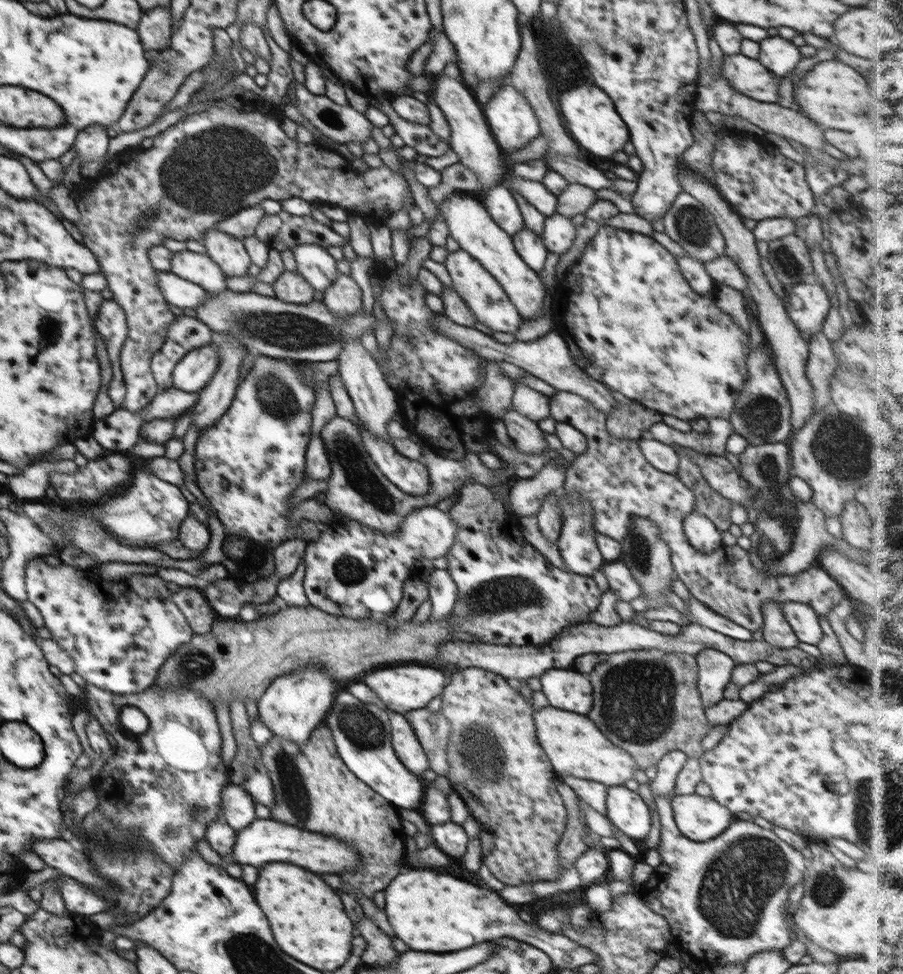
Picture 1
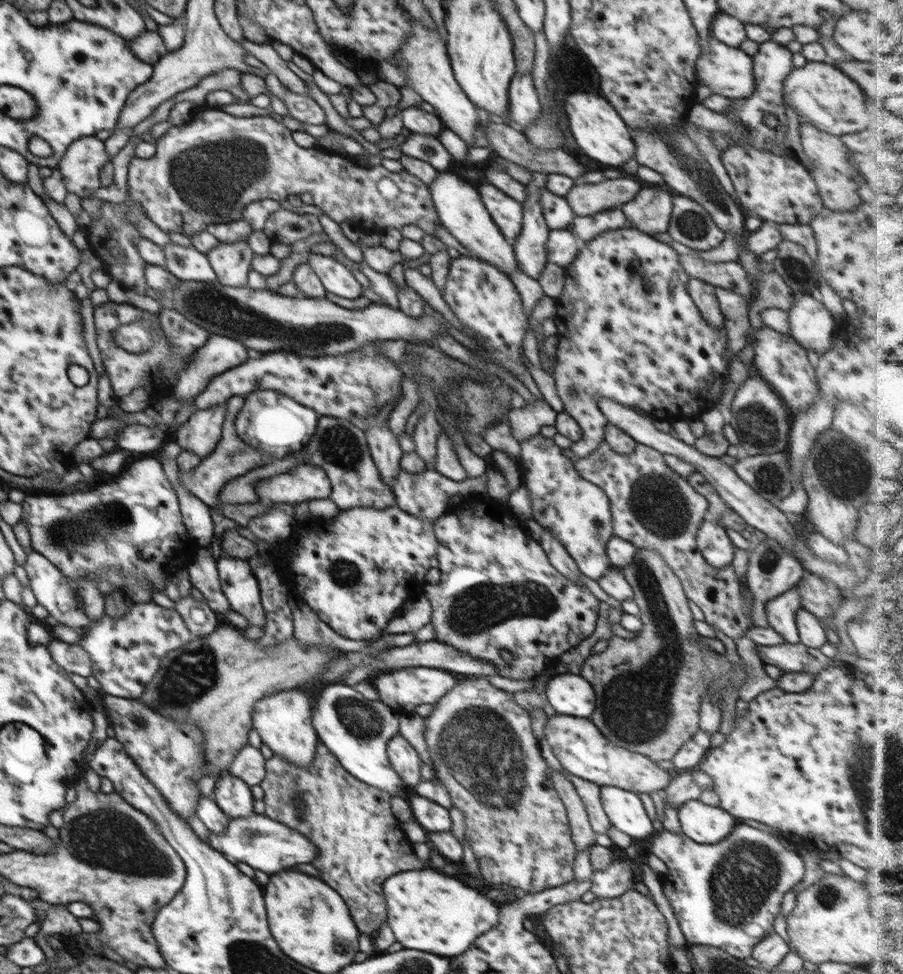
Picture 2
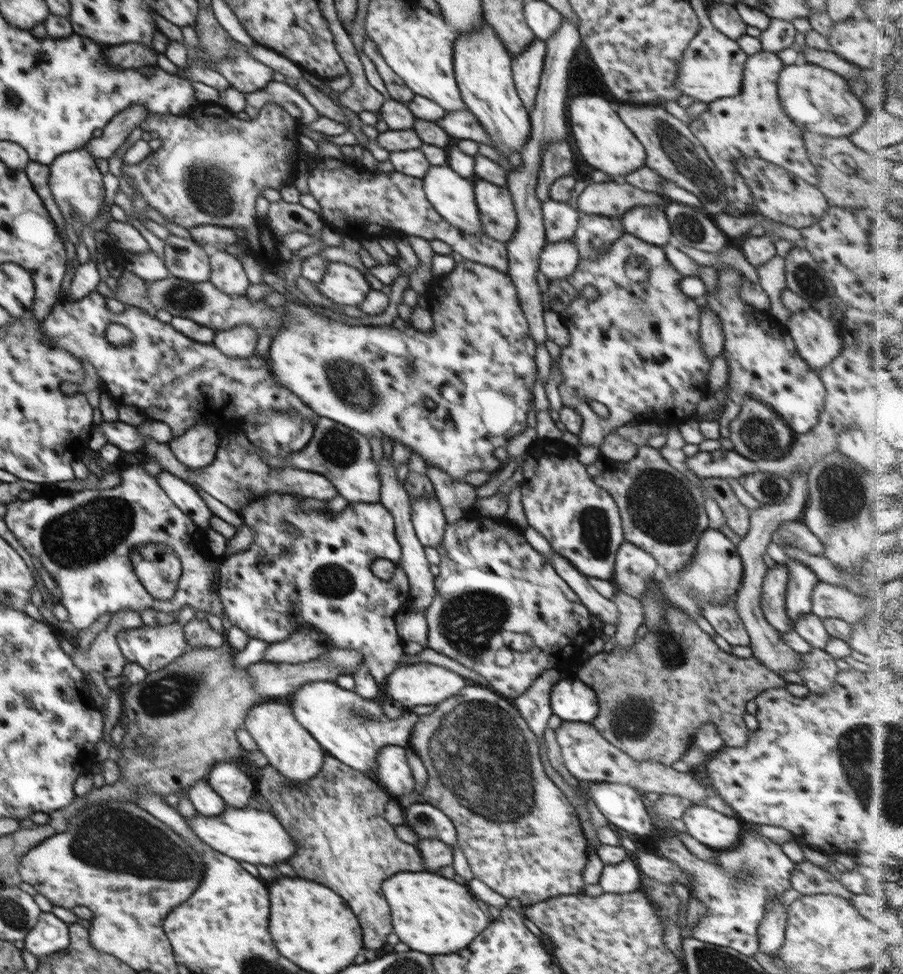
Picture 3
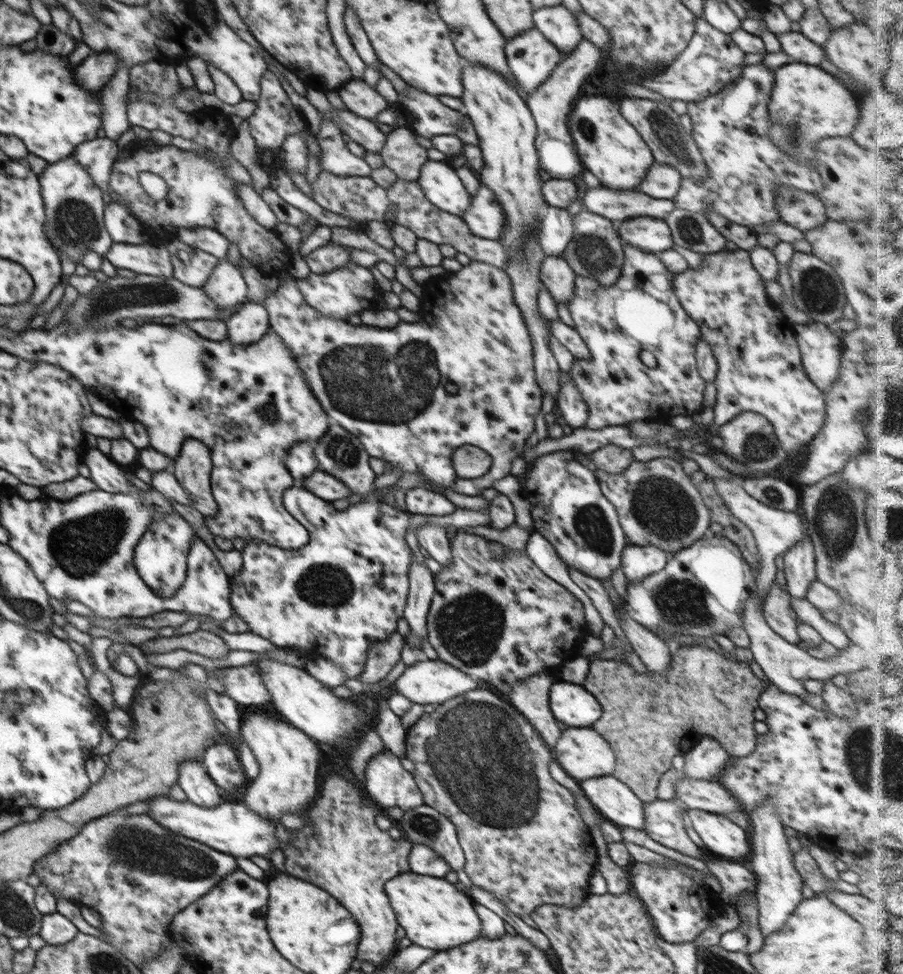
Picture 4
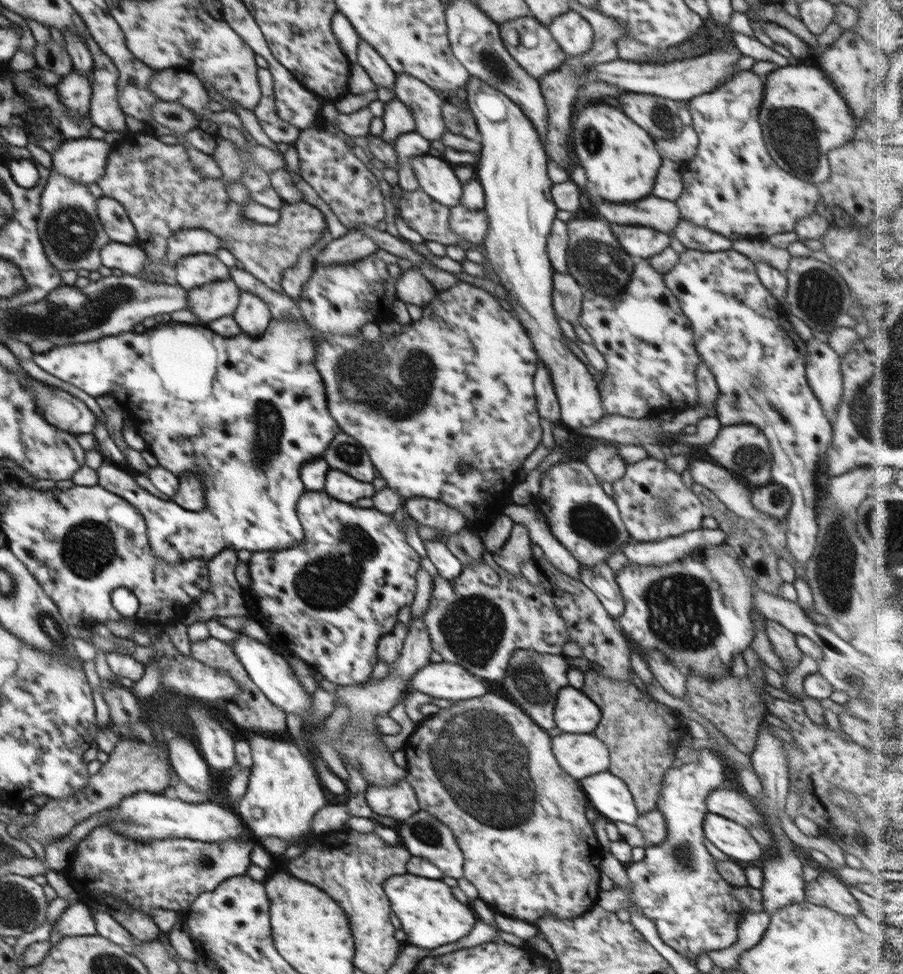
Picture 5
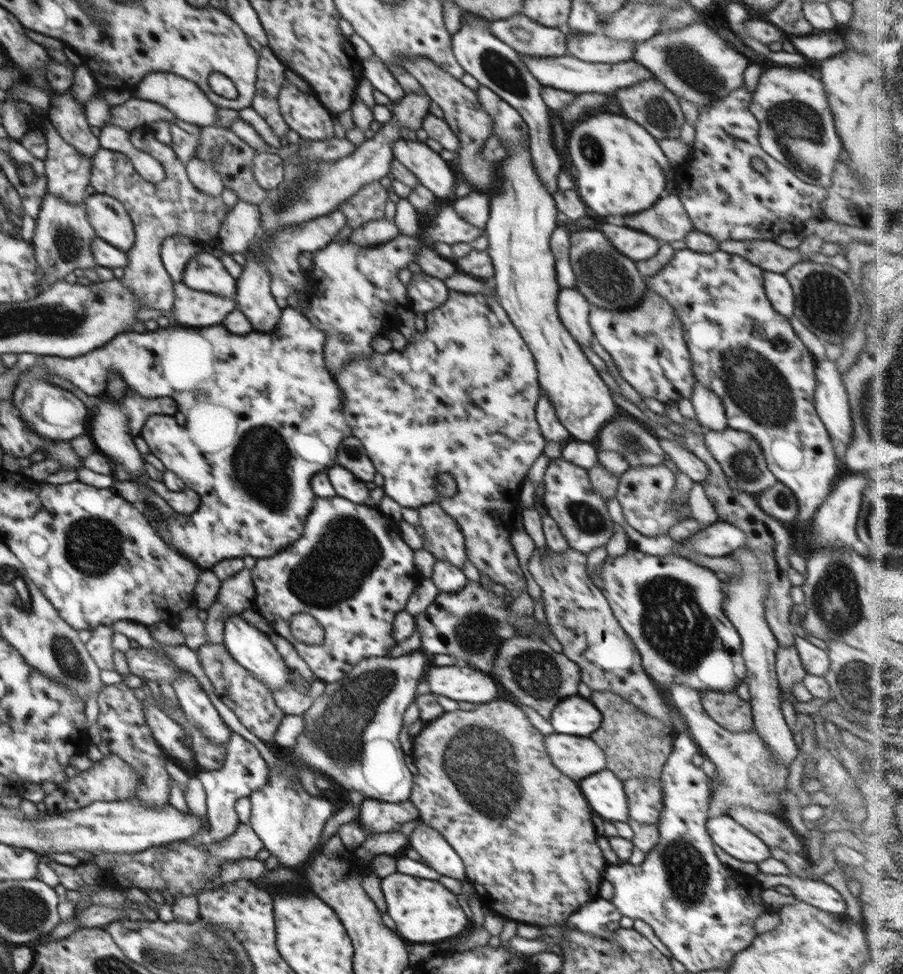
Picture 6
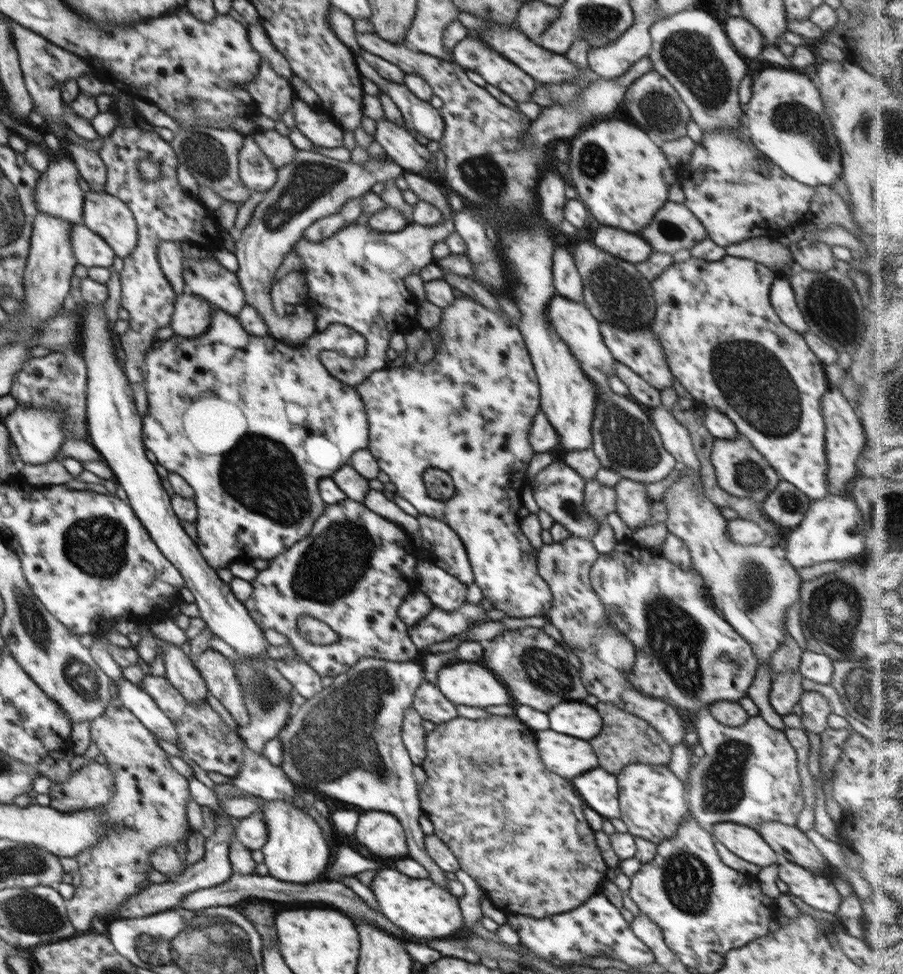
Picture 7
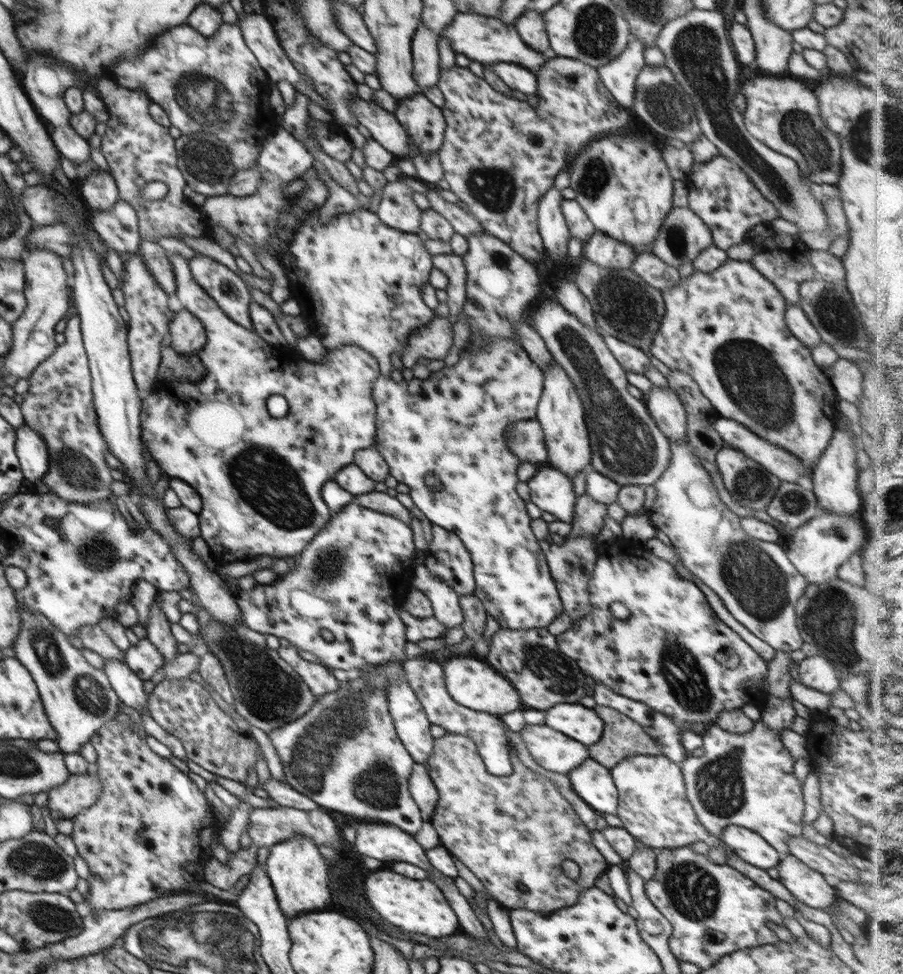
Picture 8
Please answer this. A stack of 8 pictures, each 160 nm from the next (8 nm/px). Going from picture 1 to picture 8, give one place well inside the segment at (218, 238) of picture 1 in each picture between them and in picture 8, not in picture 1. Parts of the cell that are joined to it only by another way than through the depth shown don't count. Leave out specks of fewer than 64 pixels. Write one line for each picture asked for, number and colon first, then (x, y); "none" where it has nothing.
2: (231, 261)
3: (227, 274)
4: (226, 286)
5: (209, 302)
6: (192, 309)
7: (192, 317)
8: (189, 336)

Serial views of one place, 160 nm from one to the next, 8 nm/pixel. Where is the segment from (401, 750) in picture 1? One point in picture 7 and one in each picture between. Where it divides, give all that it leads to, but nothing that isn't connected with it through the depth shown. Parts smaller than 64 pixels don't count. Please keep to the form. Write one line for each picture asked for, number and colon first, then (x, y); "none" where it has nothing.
2: (405, 760)
3: (393, 773)
4: (387, 783)
5: (398, 801)
6: (375, 816)
7: (382, 834)

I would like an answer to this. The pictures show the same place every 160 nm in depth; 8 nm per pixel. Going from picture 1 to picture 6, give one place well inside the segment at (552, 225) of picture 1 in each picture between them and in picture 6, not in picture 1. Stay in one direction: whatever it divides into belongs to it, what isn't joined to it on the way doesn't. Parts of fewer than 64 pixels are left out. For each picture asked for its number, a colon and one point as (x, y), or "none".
2: (561, 248)
3: (558, 259)
4: (555, 272)
5: (567, 295)
6: (573, 308)

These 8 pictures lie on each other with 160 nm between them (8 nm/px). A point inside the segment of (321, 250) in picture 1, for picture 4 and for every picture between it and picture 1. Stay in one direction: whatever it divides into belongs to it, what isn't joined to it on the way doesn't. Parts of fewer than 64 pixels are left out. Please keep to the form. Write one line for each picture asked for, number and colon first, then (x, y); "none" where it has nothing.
2: (338, 279)
3: (343, 284)
4: (339, 293)

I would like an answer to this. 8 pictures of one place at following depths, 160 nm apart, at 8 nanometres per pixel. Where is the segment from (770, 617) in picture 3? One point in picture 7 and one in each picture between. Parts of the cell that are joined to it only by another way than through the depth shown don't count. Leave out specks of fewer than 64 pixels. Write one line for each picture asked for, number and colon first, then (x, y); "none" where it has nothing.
4: (780, 616)
5: (783, 641)
6: (788, 667)
7: (786, 690)

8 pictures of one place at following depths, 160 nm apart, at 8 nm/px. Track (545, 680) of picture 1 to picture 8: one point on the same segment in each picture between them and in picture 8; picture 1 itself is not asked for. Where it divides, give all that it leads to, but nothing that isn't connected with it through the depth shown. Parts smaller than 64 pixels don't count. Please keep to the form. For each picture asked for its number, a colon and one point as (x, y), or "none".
2: (567, 693)
3: (571, 700)
4: (572, 704)
5: (575, 713)
6: (575, 715)
7: (579, 720)
8: (582, 724)

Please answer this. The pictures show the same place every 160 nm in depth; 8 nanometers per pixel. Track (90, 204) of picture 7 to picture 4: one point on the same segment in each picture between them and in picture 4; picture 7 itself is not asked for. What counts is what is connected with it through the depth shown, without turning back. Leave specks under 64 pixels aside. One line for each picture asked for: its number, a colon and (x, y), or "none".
4: (123, 227)
5: (118, 226)
6: (109, 218)

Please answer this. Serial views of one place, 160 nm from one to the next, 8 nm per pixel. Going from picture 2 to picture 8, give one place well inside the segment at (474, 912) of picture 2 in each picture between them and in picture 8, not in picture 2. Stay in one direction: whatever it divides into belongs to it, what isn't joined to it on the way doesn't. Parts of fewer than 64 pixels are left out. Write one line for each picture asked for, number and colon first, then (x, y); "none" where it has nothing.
3: (434, 915)
4: (434, 914)
5: (430, 915)
6: (424, 911)
7: (424, 910)
8: (417, 906)

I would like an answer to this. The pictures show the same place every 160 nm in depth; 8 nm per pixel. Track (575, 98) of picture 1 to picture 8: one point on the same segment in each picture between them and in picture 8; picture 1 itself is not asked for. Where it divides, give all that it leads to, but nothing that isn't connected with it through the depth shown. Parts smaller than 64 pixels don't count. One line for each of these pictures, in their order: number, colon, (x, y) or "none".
2: (599, 131)
3: (604, 141)
4: (606, 143)
5: (621, 160)
6: (620, 168)
7: (633, 183)
8: (624, 186)

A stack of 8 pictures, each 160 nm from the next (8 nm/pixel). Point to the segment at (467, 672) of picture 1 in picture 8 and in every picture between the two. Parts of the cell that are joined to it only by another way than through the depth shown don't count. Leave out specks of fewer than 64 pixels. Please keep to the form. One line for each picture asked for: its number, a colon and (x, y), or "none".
2: (483, 751)
3: (484, 772)
4: (524, 842)
5: (522, 830)
6: (524, 831)
7: (515, 827)
8: (513, 832)

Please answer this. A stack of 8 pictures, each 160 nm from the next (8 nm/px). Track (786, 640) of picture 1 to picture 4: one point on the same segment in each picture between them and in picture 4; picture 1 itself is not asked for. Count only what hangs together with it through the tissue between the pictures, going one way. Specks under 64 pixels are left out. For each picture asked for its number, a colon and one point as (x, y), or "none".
2: (781, 612)
3: (801, 580)
4: (799, 562)

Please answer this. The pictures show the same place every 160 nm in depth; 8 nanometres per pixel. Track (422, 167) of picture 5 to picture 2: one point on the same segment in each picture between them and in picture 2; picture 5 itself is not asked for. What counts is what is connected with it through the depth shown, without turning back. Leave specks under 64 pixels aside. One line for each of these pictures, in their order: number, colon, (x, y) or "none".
2: (461, 211)
3: (453, 197)
4: (442, 187)

